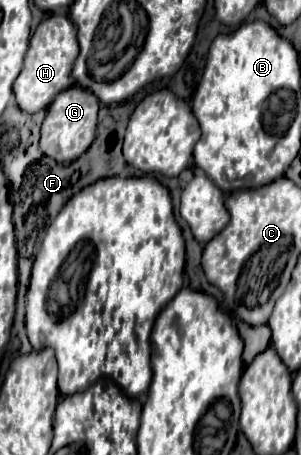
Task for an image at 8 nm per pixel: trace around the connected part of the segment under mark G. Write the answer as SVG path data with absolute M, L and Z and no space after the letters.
M74 85L74 87L60 91L54 97L54 101L50 103L46 119L42 123L42 137L40 137L42 153L60 161L60 163L70 163L76 157L80 157L96 137L98 109L100 109L98 97L84 87Z

